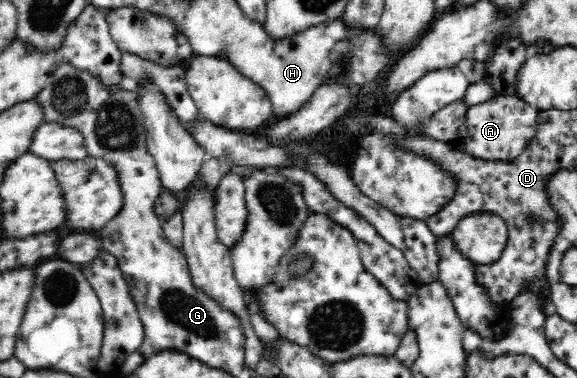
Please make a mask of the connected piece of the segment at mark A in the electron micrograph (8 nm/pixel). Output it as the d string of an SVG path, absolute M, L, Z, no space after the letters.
M495 95L489 100L470 106L466 121L458 128L455 139L447 142L450 150L483 161L509 162L517 159L536 136L537 111L518 96Z

